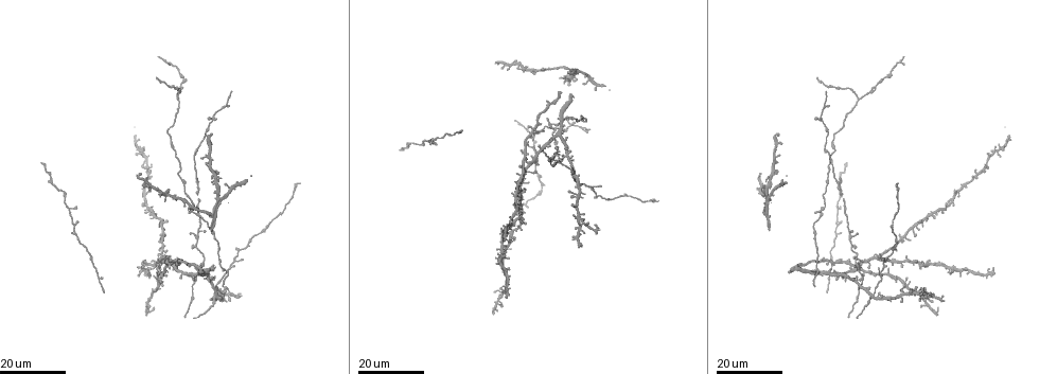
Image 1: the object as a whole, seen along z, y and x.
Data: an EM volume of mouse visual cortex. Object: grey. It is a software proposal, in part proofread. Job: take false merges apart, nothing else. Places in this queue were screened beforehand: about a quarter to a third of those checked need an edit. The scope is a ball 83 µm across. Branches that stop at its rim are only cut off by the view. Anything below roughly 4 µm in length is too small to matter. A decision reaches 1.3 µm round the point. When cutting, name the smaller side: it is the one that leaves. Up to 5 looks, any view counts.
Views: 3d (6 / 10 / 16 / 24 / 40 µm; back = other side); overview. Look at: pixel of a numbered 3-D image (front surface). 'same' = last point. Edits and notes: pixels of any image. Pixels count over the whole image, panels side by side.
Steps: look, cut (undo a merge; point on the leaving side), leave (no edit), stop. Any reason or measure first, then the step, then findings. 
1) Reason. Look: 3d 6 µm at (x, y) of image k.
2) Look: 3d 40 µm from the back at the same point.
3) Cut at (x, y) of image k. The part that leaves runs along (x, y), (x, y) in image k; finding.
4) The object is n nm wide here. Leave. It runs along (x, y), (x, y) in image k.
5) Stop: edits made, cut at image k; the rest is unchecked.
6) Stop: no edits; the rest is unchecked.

Three-way junction. Look: 3d 24 µm at (526, 164) of image 1.

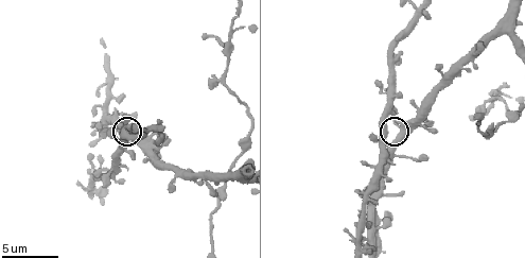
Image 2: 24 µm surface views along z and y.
Look: 3d 10 µm at (402, 124) of image 2.

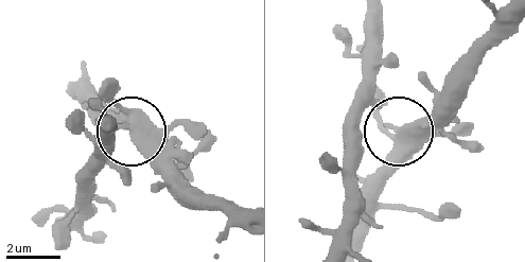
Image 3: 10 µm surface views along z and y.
Leave. All the same cell.

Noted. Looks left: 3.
Four or more arms meet. Look: 3d 24 µm at (874, 294) of image 1.

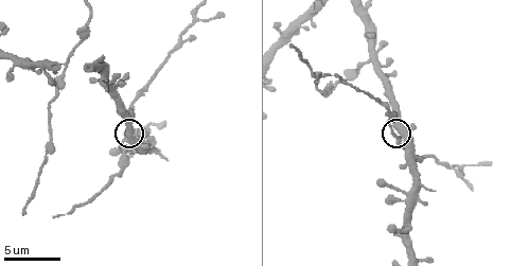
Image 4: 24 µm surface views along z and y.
Look: 3d 6 µm at (399, 126) of image 4.

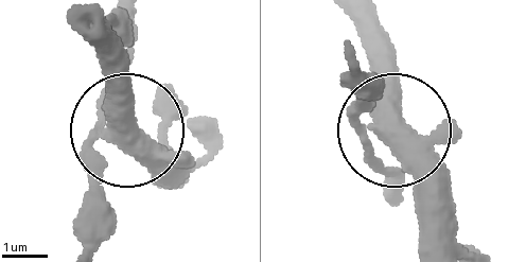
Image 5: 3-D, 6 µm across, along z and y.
Look: 3d 6 µm from the back at (390, 138) of image 5.

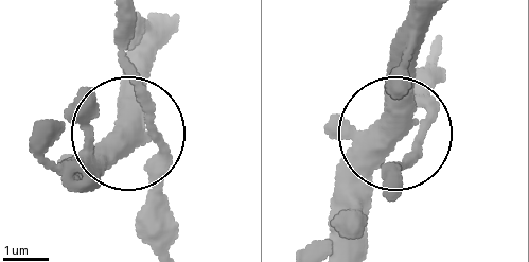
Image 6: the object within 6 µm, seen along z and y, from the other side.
4 arms meet here. Leave. Continuous, no second cell.

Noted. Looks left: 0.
Stop: no edits; the rest is unchecked.

